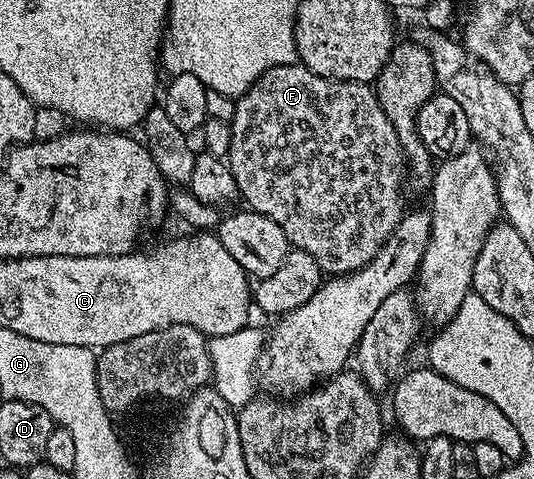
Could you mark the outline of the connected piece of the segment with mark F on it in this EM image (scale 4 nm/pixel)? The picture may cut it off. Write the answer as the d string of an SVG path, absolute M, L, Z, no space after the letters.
M292 64L269 68L240 98L234 101L235 111L229 123L233 140L229 143L229 152L225 161L233 172L233 180L237 180L242 201L247 201L244 203L259 214L269 216L269 220L277 220L277 224L281 224L285 232L288 243L294 249L309 252L309 256L313 256L313 260L317 260L317 264L323 269L324 275L351 274L355 270L365 268L365 264L369 264L373 256L381 252L381 244L389 240L389 236L397 228L397 224L405 213L403 198L399 195L403 182L405 186L403 149L397 140L397 132L393 132L393 124L389 124L389 116L385 116L374 89L366 82L350 82L317 76L307 66Z

